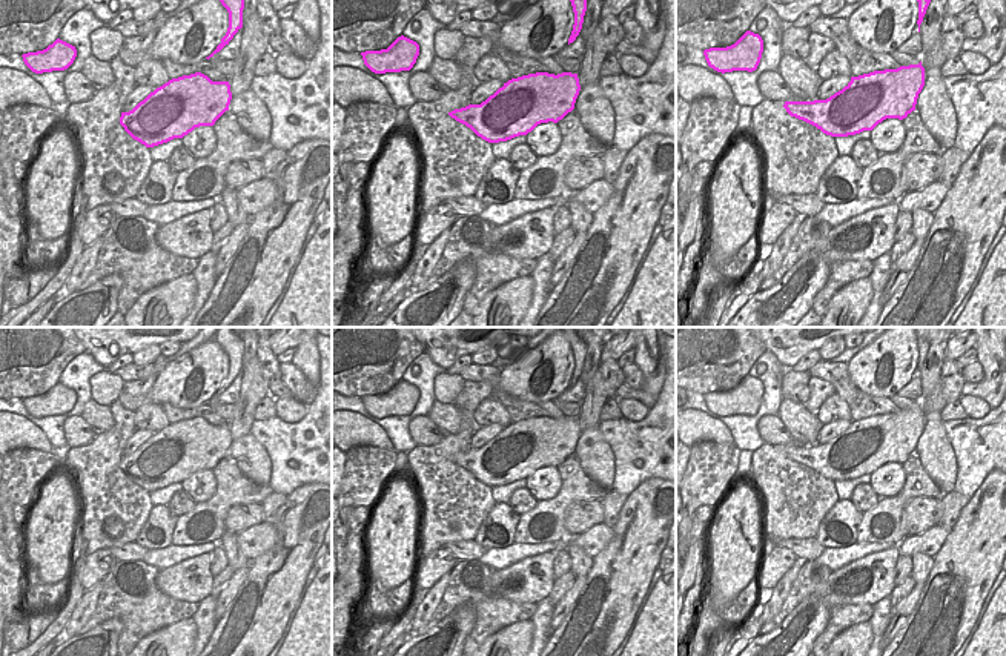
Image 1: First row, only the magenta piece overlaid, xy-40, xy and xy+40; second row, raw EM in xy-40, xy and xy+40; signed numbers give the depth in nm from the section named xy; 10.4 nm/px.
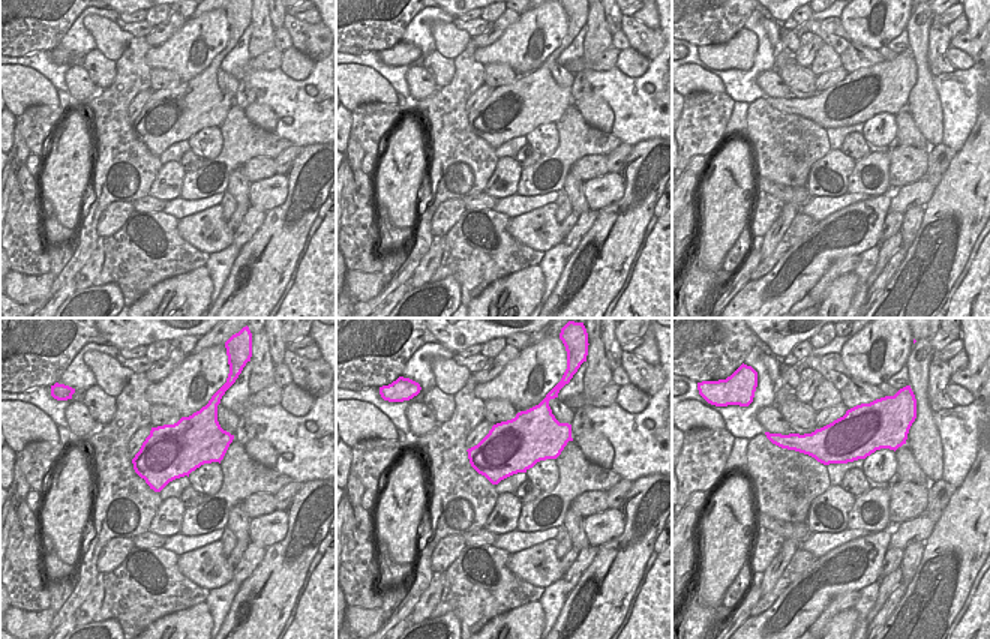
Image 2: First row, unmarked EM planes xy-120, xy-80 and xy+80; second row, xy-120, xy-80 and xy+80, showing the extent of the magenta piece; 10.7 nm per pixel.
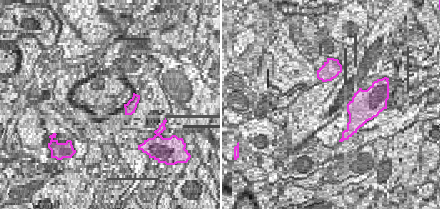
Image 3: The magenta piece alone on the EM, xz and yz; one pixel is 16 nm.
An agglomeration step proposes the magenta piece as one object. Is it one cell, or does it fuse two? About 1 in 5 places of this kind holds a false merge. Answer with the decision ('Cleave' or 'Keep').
Keep.

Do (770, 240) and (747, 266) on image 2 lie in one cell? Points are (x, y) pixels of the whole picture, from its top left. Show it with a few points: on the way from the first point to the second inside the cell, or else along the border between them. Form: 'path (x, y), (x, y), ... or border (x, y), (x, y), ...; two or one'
border (759, 251), (761, 260); two

